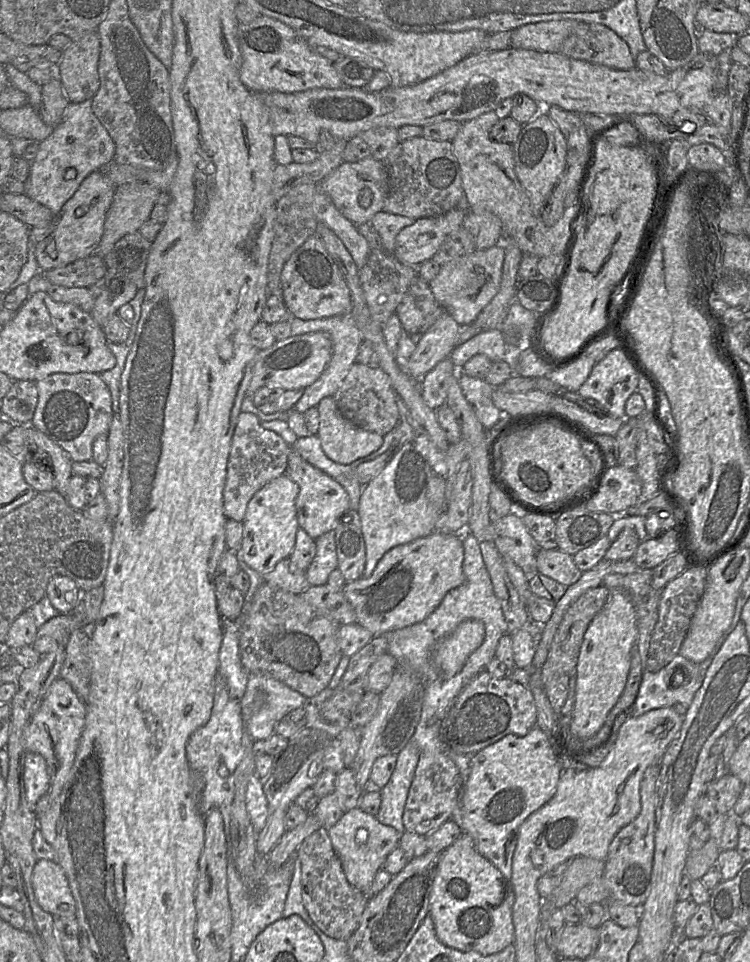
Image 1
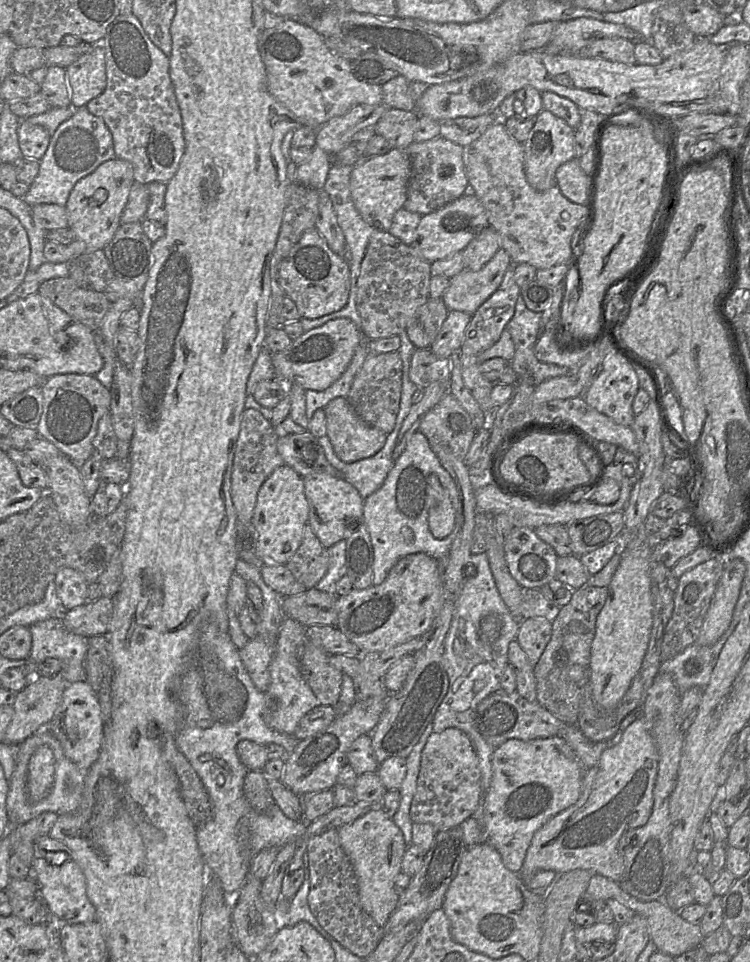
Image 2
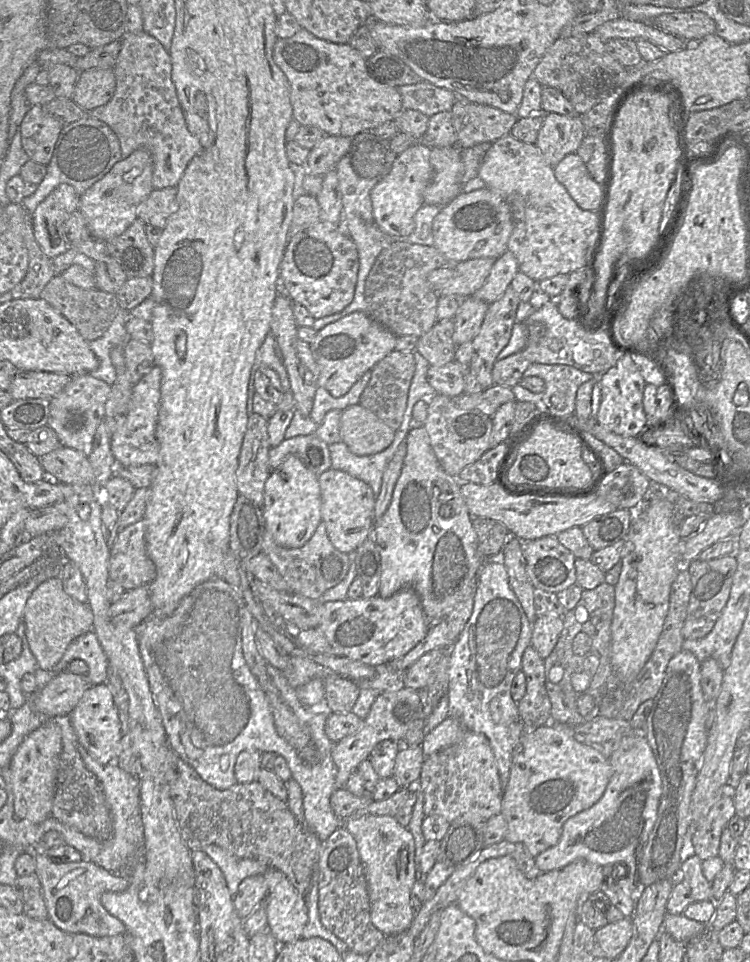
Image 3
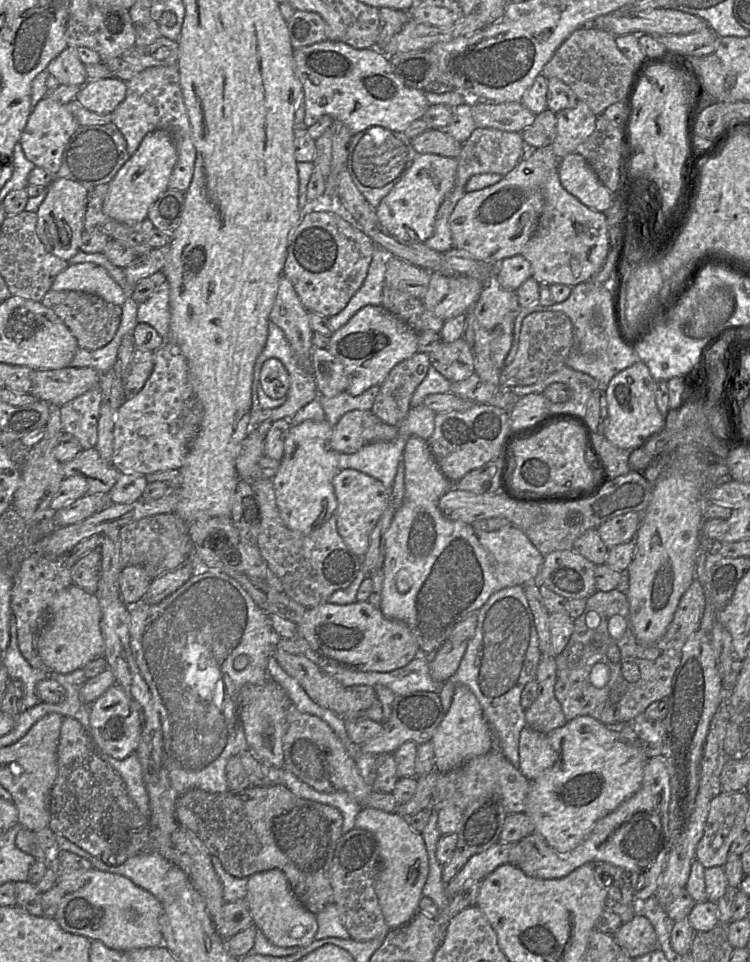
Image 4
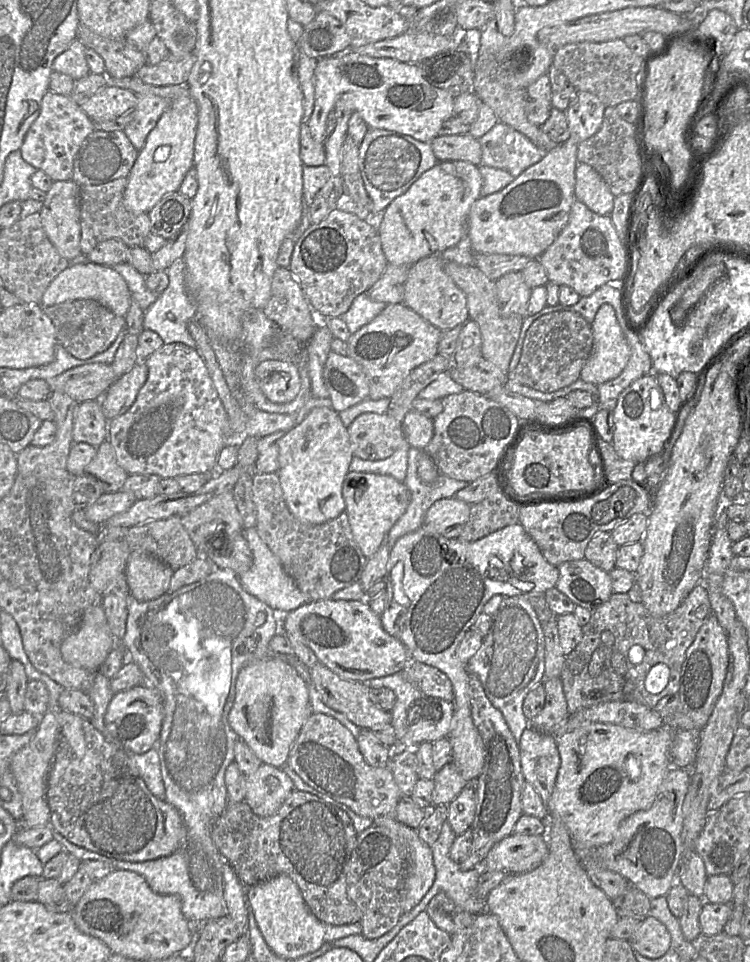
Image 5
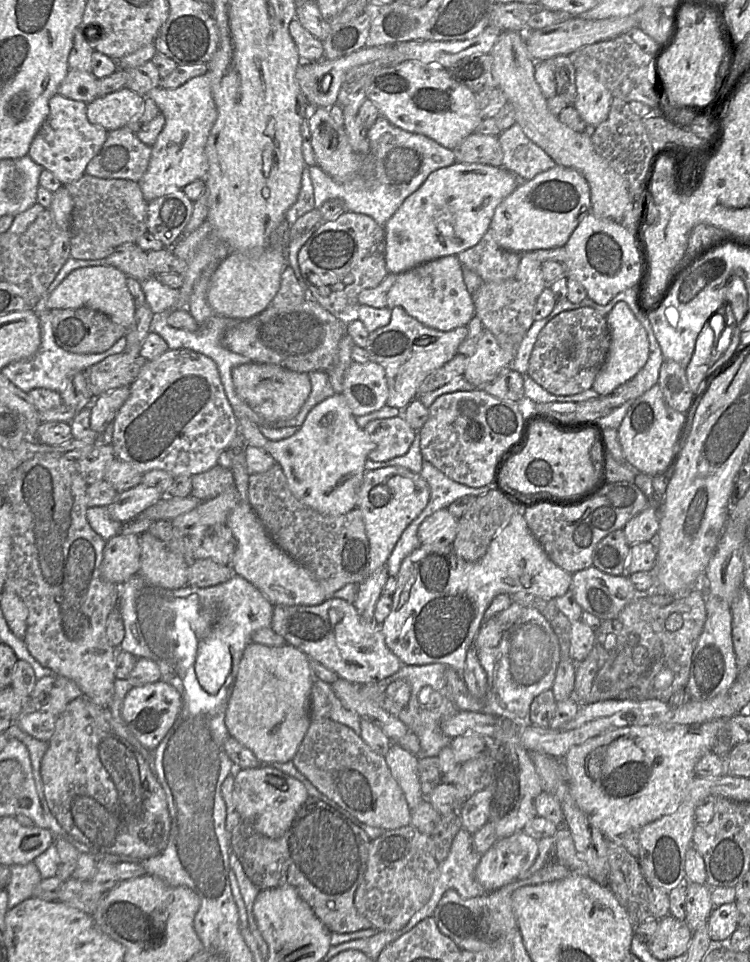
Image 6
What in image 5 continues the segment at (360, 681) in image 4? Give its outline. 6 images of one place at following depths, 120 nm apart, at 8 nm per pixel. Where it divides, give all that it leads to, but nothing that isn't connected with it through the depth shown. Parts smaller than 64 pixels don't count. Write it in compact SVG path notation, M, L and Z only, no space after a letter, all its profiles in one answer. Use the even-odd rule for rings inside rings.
M410 661L401 672L405 679L415 685L425 695L453 702L454 691L448 676L436 667Z

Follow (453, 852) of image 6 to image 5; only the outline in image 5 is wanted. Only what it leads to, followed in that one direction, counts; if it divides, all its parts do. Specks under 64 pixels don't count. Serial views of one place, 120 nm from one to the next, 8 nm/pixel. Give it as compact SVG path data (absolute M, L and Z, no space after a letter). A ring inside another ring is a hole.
M445 821L442 825L437 840L431 846L433 862L435 866L435 880L433 885L415 907L402 914L398 921L398 925L405 926L411 922L420 912L426 911L425 909L427 908L430 900L440 892L446 893L446 895L454 902L455 905L469 913L477 915L480 913L489 912L486 899L476 896L476 888L482 872L481 865L470 870L462 870L459 867L459 864L450 857L450 848L456 836L457 835L452 830L448 821Z

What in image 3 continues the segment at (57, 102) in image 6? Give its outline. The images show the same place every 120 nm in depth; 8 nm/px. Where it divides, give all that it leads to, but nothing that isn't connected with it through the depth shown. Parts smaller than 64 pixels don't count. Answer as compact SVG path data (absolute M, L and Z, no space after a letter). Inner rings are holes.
M42 105L31 106L20 125L21 144L30 160L48 165L64 124L47 114Z

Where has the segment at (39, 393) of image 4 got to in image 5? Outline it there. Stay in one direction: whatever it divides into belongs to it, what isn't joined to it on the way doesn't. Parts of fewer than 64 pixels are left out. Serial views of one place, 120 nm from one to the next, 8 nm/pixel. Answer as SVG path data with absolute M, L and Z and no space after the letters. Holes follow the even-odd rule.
M92 363L71 368L45 381L51 393L63 392L77 403L81 403L88 400L100 400L115 380L116 376L111 365Z

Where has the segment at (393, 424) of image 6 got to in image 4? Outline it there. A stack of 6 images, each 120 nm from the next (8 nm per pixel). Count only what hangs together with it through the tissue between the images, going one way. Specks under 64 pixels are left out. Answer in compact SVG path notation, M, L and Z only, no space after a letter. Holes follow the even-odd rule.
M350 411L333 427L330 448L339 454L353 454L367 444L364 430L382 422L370 411Z

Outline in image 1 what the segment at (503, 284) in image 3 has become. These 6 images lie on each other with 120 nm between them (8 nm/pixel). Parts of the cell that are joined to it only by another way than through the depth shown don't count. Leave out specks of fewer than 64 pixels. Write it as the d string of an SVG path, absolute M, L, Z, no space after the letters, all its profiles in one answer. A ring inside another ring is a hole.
M501 244L483 250L475 249L467 256L440 266L437 276L428 283L435 300L459 325L472 323L497 294L504 256Z

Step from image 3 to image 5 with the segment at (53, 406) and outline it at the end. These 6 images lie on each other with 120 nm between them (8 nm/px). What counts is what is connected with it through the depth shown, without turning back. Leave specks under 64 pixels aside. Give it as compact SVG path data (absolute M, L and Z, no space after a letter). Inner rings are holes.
M100 400L78 403L74 410L73 443L88 443L98 447L107 439L107 423Z

